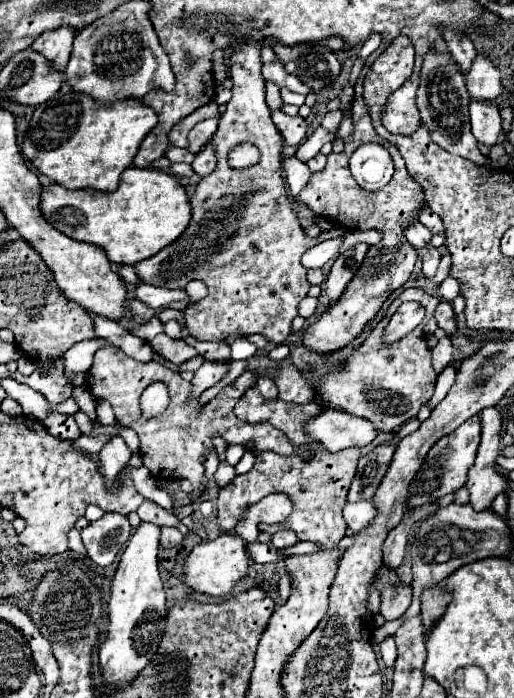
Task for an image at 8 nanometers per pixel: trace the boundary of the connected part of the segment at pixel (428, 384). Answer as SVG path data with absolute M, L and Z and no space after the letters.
M404 288L400 292L400 296L390 304L384 318L376 324L376 328L372 328L370 336L346 356L344 364L334 366L328 374L322 374L322 376L314 376L316 370L312 370L312 368L302 370L302 374L312 384L316 398L320 398L322 404L342 408L344 412L366 418L374 424L374 428L378 432L392 432L394 428L402 426L406 420L416 418L420 406L426 400L430 400L432 392L434 392L436 372L430 364L430 348L422 334L424 324L416 326L408 336L404 336L400 342L396 342L392 346L382 346L382 342L380 342L382 328L387 326L397 307L406 300L420 302L426 310L426 316L434 316L434 310L440 302L436 296L432 296L420 288Z

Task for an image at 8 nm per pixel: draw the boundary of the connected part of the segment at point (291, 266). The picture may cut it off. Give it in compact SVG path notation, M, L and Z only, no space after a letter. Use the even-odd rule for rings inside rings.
M244 40L232 48L232 54L228 58L230 68L230 80L232 80L232 98L226 106L226 112L220 118L218 130L210 138L210 142L216 148L218 166L212 174L204 176L200 184L196 186L196 192L190 198L192 204L192 220L186 228L186 232L174 240L174 244L162 248L162 252L154 254L150 260L142 260L142 264L136 264L136 274L142 282L154 284L154 286L168 286L168 288L184 288L188 280L200 278L208 286L208 296L194 306L184 310L186 326L192 338L206 340L206 342L224 342L228 336L234 334L262 334L270 342L282 344L286 336L290 334L292 320L298 316L298 302L308 294L310 282L306 280L306 268L302 268L302 252L308 248L320 244L322 240L336 238L344 234L340 226L334 226L330 232L324 232L324 236L308 238L298 222L296 212L292 210L292 204L288 200L286 184L284 184L284 170L282 170L282 148L284 138L274 126L270 118L270 108L264 100L264 78L260 76L262 60L260 60L260 48L262 40ZM248 142L254 144L260 150L260 160L254 166L236 170L228 164L228 156L234 146Z

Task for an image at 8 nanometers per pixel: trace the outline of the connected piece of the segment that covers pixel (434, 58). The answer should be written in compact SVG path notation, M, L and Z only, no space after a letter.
M436 52L426 54L416 104L420 110L422 124L428 126L430 138L440 148L444 148L452 154L458 154L458 156L462 156L462 158L466 158L466 160L482 166L482 168L498 168L498 164L490 164L490 160L480 154L478 144L470 132L470 118L468 118L470 96L466 92L464 74L460 72L460 68L456 66L456 62L452 60L450 54L436 54Z

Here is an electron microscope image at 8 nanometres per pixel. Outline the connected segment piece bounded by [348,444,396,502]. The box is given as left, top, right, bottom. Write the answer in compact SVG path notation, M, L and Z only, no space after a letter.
M380 444L370 454L362 456L362 460L358 462L358 470L352 480L350 492L348 492L348 502L370 500L374 496L374 492L378 490L386 470L392 462L394 450L396 450L396 446L392 446L392 444Z

